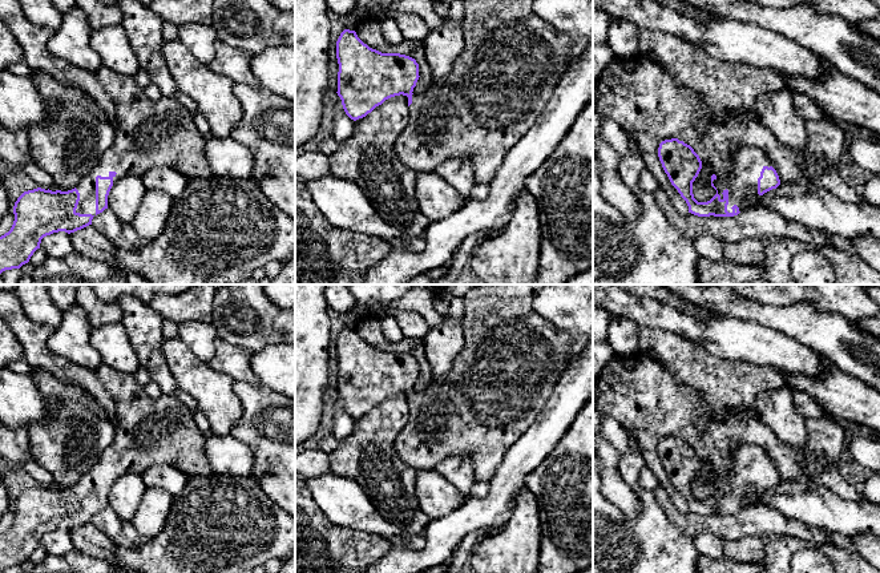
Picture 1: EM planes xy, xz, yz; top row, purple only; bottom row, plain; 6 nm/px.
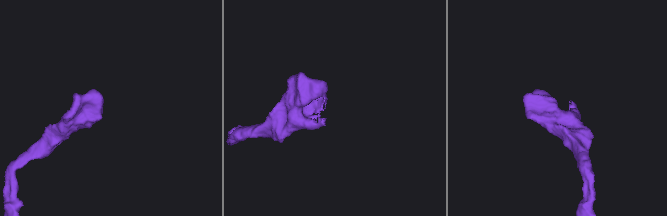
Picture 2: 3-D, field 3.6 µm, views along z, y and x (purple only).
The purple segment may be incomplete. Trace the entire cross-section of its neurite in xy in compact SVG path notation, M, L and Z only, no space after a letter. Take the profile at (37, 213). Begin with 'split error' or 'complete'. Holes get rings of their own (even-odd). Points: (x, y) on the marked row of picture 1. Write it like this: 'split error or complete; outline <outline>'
split error; outline M105 65L96 77L109 94L116 110L116 137L100 162L72 190L24 191L13 206L15 221L8 233L0 237L0 274L20 269L40 249L41 239L53 233L68 234L92 225L94 215L108 209L112 186L126 175L142 175L150 169L167 166L187 179L210 178L213 172L205 154L206 137L201 134L190 112L177 100L162 96L152 100L133 76L124 76Z

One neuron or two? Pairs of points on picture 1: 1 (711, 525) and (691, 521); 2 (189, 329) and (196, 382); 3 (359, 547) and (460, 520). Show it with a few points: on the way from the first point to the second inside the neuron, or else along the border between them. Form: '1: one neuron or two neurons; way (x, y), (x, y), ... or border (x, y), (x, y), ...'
1: one neuron; way (706, 523), (697, 523)
2: two neurons; border (178, 337), (200, 359), (208, 363)
3: two neurons; border (392, 543), (378, 559)

